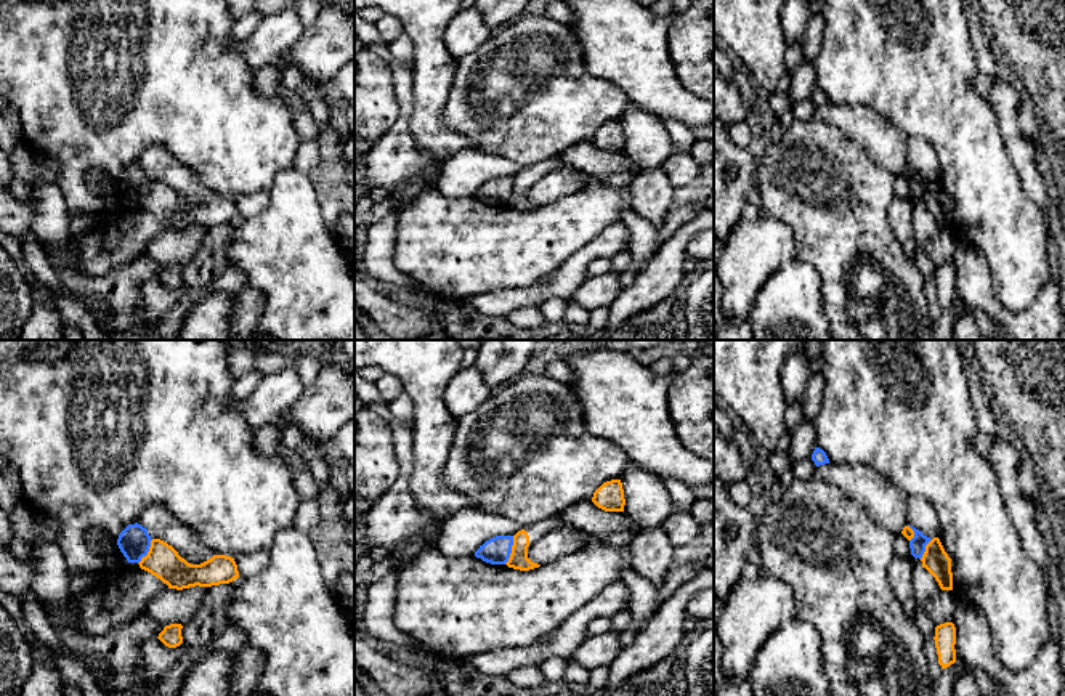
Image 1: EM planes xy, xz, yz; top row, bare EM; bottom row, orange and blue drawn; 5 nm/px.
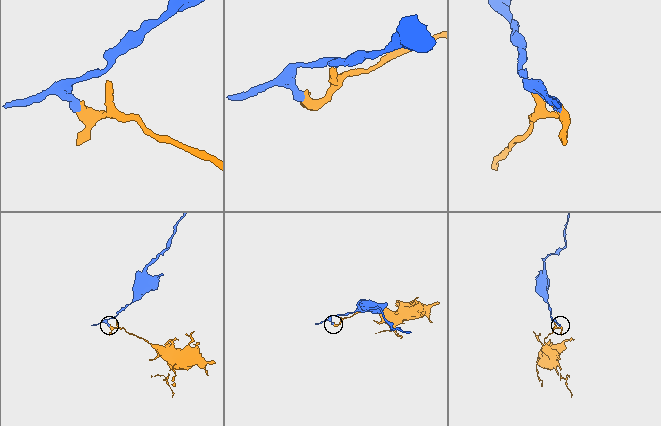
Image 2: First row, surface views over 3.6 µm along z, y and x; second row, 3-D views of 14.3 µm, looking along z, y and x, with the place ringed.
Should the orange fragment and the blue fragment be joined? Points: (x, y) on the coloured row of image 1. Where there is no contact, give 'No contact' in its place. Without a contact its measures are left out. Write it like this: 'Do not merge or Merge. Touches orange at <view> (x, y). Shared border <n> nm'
Do not merge. Touches orange at xz (512, 550). Shared border 150 nm

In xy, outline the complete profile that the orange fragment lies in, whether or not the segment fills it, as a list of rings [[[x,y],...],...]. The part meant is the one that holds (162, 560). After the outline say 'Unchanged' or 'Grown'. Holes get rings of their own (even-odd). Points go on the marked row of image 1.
[[[160,539],[151,540],[148,555],[138,564],[167,584],[168,589],[176,590],[229,584],[239,577],[237,564],[231,556],[213,555],[200,564],[191,564]]]. Unchanged

